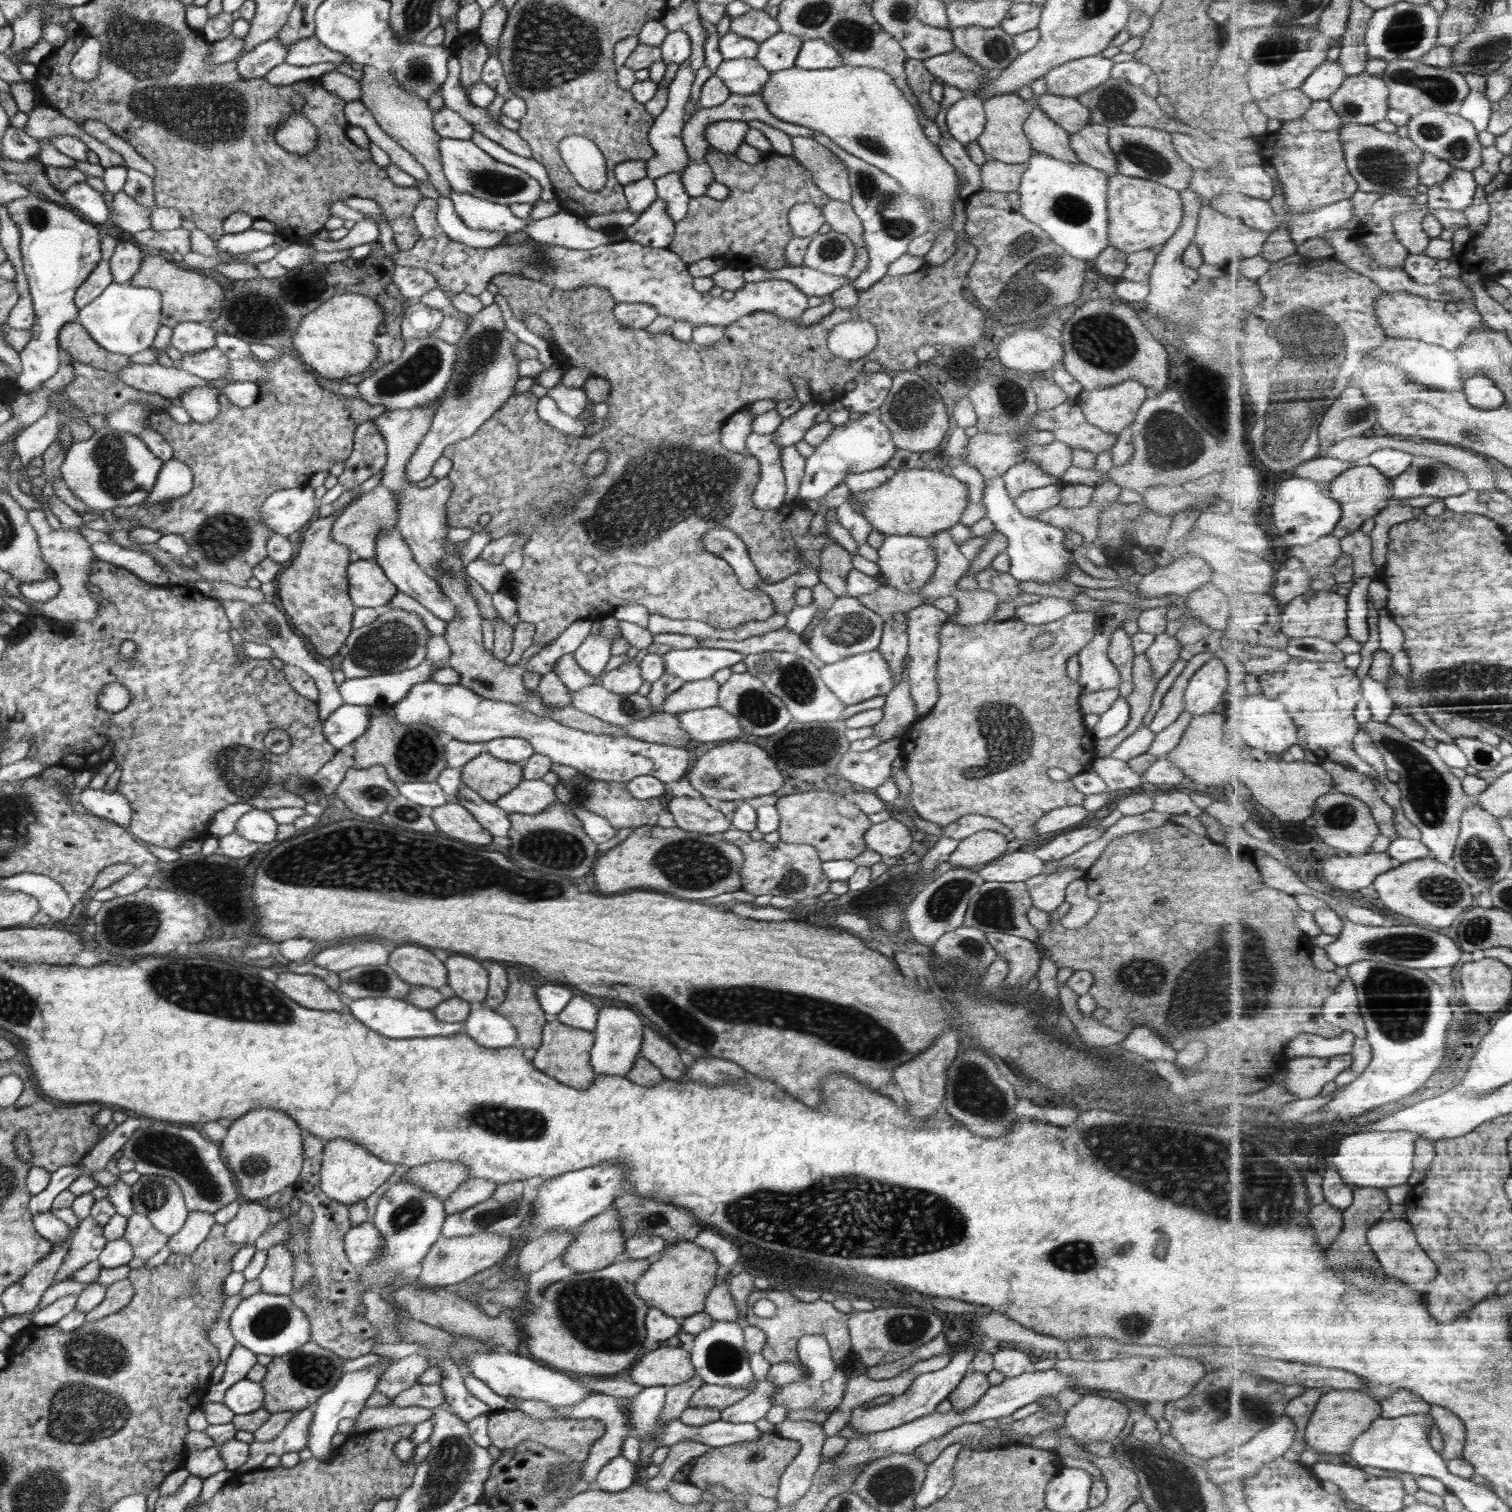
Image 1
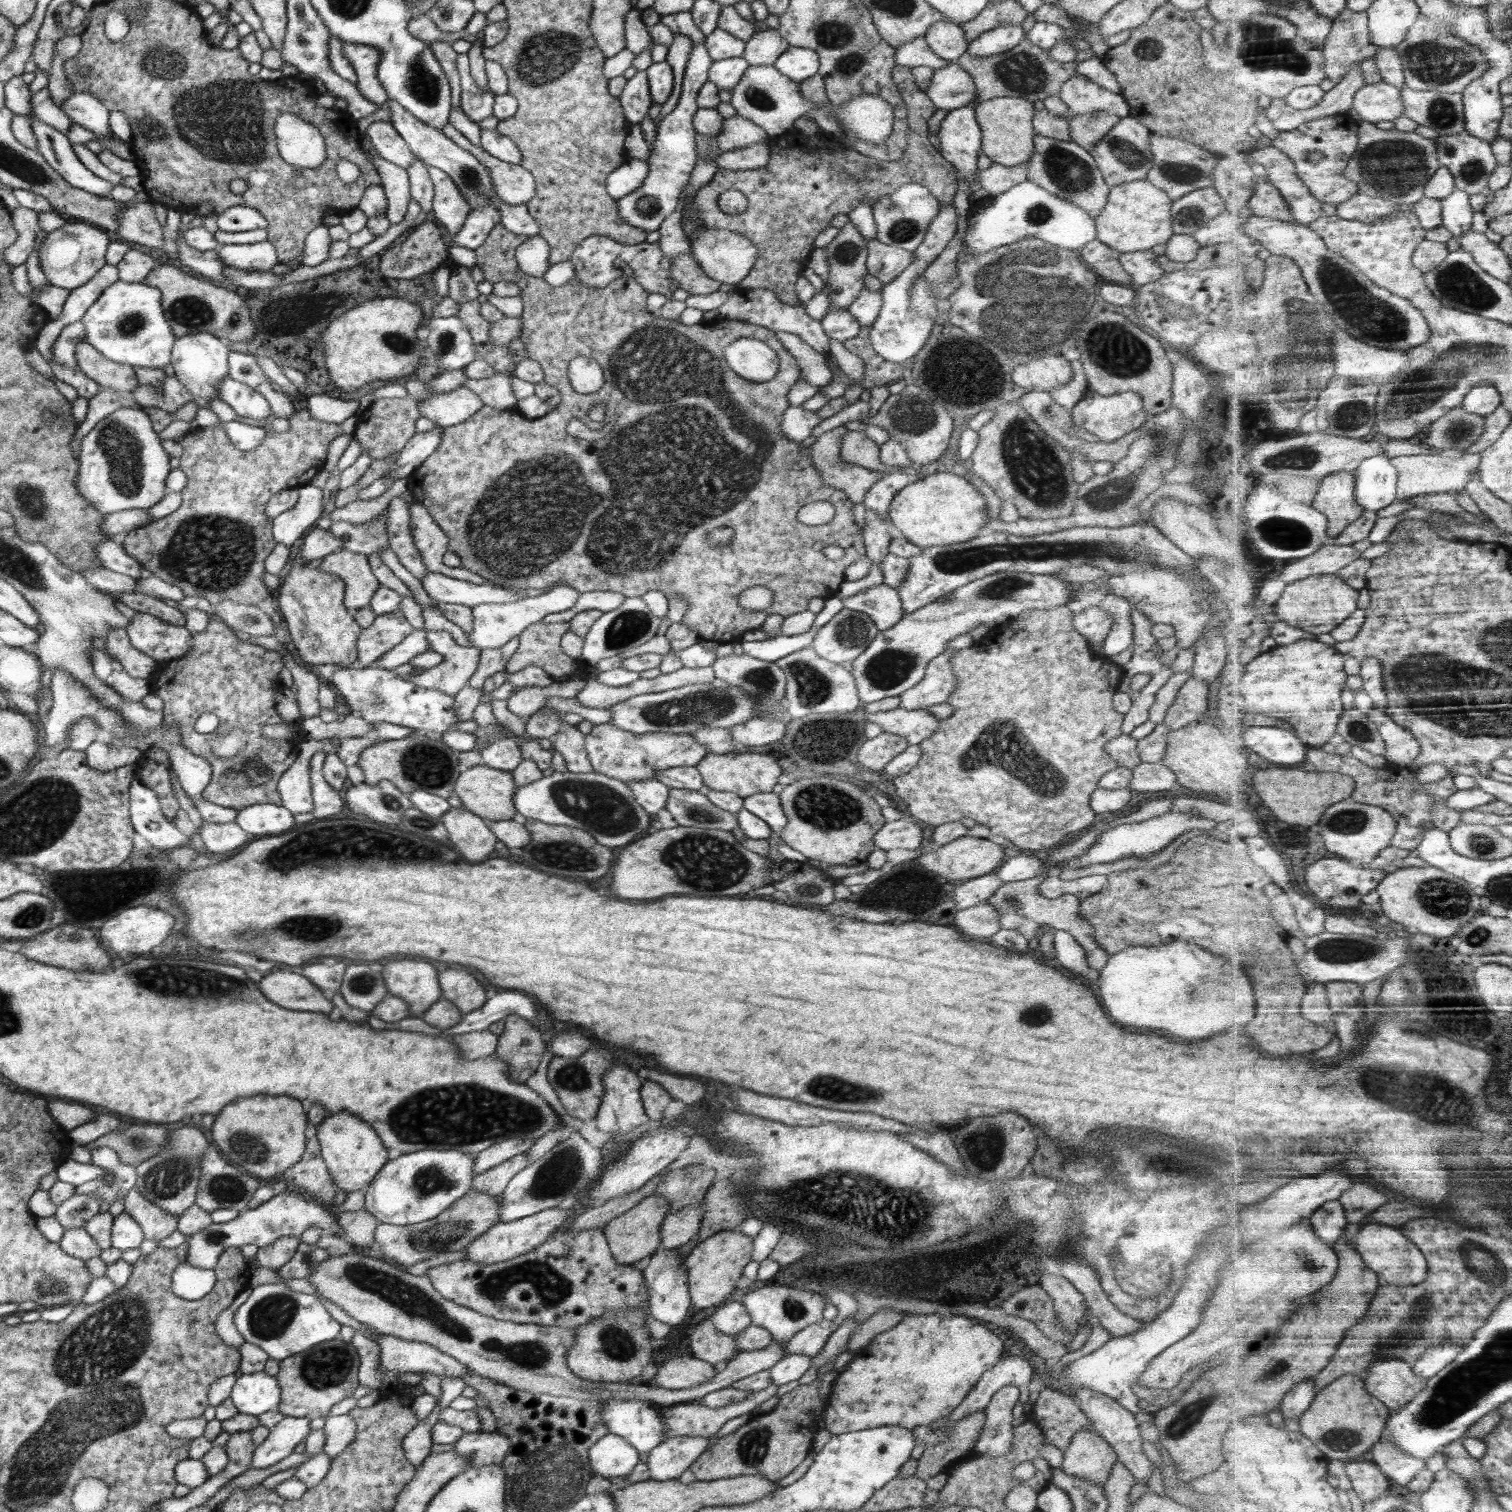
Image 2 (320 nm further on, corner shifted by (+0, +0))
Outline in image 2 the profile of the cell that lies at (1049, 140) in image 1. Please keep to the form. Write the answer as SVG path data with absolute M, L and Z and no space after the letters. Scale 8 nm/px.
M1035 134L1033 153L1027 165L1027 180L1036 183L1048 193L1075 204L1094 219L1103 210L1110 187L1107 186L1093 156L1077 142L1056 140Z

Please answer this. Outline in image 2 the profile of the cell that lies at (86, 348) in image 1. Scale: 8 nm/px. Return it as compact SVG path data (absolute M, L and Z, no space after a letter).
M86 341L76 345L75 357L77 367L88 378L93 378L101 388L106 387L129 395L139 385L133 366L108 360Z

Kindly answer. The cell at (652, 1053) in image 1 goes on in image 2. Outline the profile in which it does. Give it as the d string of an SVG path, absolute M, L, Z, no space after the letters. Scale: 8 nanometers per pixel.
M640 1068L638 1075L641 1083L646 1080L657 1082L674 1100L680 1100L687 1105L699 1102L704 1096L704 1086L692 1078L672 1076L672 1074L664 1074L664 1072L652 1068Z

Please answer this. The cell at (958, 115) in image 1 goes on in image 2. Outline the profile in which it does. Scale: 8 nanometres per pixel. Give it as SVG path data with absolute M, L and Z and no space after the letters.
M974 107L952 109L941 120L937 132L939 153L951 162L965 180L968 194L974 192L976 161L981 153L981 128Z

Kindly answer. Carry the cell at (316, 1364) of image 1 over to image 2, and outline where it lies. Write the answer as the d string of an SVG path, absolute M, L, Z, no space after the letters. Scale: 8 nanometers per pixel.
M340 1338L321 1342L312 1348L287 1357L278 1362L279 1372L275 1374L281 1390L278 1411L285 1417L327 1418L330 1408L341 1400L352 1397L359 1385L360 1360L352 1343Z

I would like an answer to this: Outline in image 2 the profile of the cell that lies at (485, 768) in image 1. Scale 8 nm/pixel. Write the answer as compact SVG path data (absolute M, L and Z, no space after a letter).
M484 764L463 768L455 782L453 792L461 800L464 808L476 816L490 821L512 820L517 810L514 808L514 793L517 790L511 771L496 770Z

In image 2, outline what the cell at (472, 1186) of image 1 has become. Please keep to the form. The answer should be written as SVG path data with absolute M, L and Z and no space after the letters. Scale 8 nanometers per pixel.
M524 1152L505 1160L503 1163L497 1164L486 1172L480 1173L474 1177L471 1190L488 1193L493 1197L502 1194L502 1191L507 1187L507 1184L529 1165L528 1153Z

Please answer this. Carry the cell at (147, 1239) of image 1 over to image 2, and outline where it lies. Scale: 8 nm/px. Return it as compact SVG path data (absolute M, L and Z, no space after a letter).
M136 1187L123 1198L126 1211L143 1230L148 1240L158 1241L170 1236L178 1228L178 1217L147 1201Z

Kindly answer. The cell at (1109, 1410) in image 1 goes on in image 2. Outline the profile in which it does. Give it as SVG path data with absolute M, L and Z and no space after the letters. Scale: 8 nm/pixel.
M1092 1427L1084 1428L1075 1434L1068 1448L1063 1451L1062 1470L1074 1478L1083 1478L1096 1482L1100 1487L1105 1485L1112 1465L1117 1461L1113 1446L1102 1438Z

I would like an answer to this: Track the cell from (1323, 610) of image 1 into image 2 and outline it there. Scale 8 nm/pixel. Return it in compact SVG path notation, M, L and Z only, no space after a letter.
M1337 573L1318 575L1289 584L1275 611L1280 619L1292 626L1306 629L1312 634L1328 634L1358 610L1358 600L1360 590L1346 584Z

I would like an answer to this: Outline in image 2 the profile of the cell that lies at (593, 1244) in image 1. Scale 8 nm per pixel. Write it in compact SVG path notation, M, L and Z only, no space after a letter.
M656 1194L643 1198L624 1214L613 1218L603 1229L609 1249L616 1262L632 1265L651 1256L660 1246L660 1227L669 1212L669 1202Z

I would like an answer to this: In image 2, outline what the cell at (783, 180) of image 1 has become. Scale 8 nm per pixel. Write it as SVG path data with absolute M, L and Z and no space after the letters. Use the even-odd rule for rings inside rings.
M896 65L892 71L893 81L898 87L905 108L907 108L907 147L904 156L897 161L872 162L872 164L862 164L862 154L852 147L839 143L830 134L804 135L796 128L788 129L777 137L769 138L770 158L768 164L759 169L750 170L728 170L718 169L714 173L712 180L702 186L696 193L695 201L688 206L689 220L684 220L683 229L688 238L695 229L692 227L691 218L696 216L701 220L702 226L707 229L726 229L741 234L748 238L757 248L757 261L754 263L748 276L741 280L736 286L739 290L756 290L757 288L767 288L771 290L784 303L798 306L802 302L796 296L796 281L802 274L802 269L807 266L811 251L815 248L814 239L820 232L831 226L831 220L837 214L848 214L854 210L861 202L869 202L871 206L884 195L900 189L904 184L916 183L926 187L940 204L953 204L956 196L955 166L948 162L939 150L929 141L928 132L929 118L936 112L936 106L928 98L928 95L914 83L914 76L909 66ZM726 190L738 190L747 198L748 206L740 214L726 214L720 210L717 200L720 194Z

